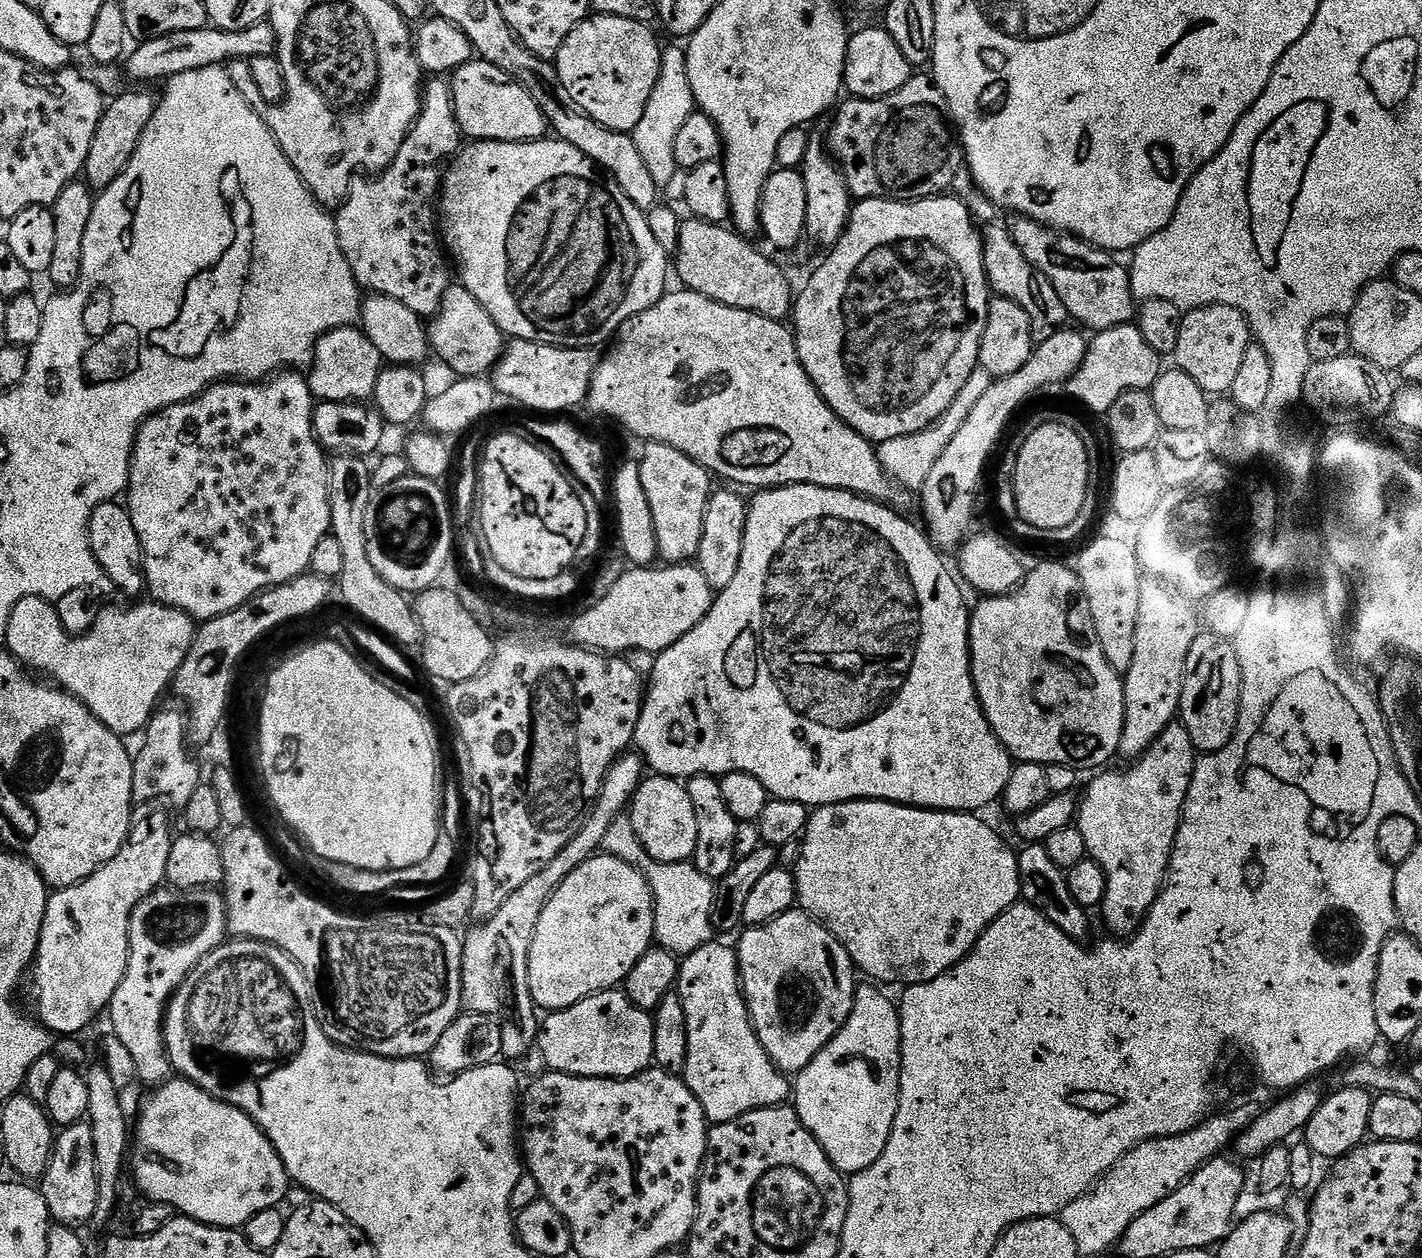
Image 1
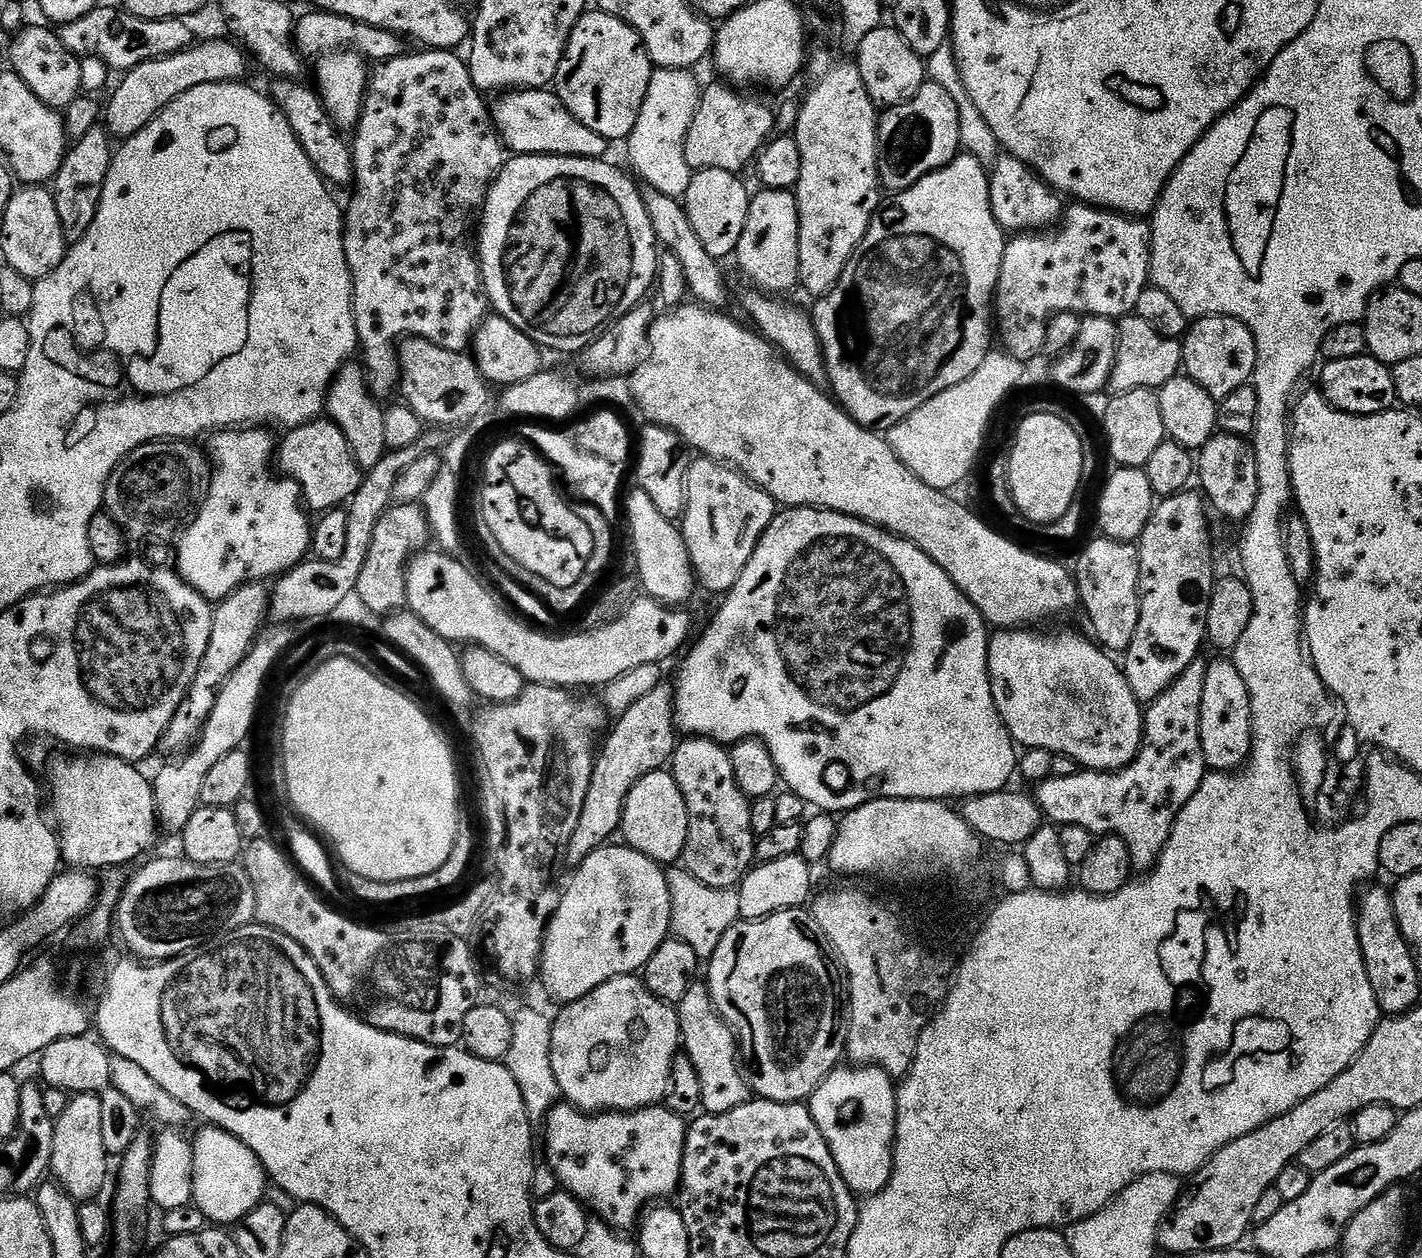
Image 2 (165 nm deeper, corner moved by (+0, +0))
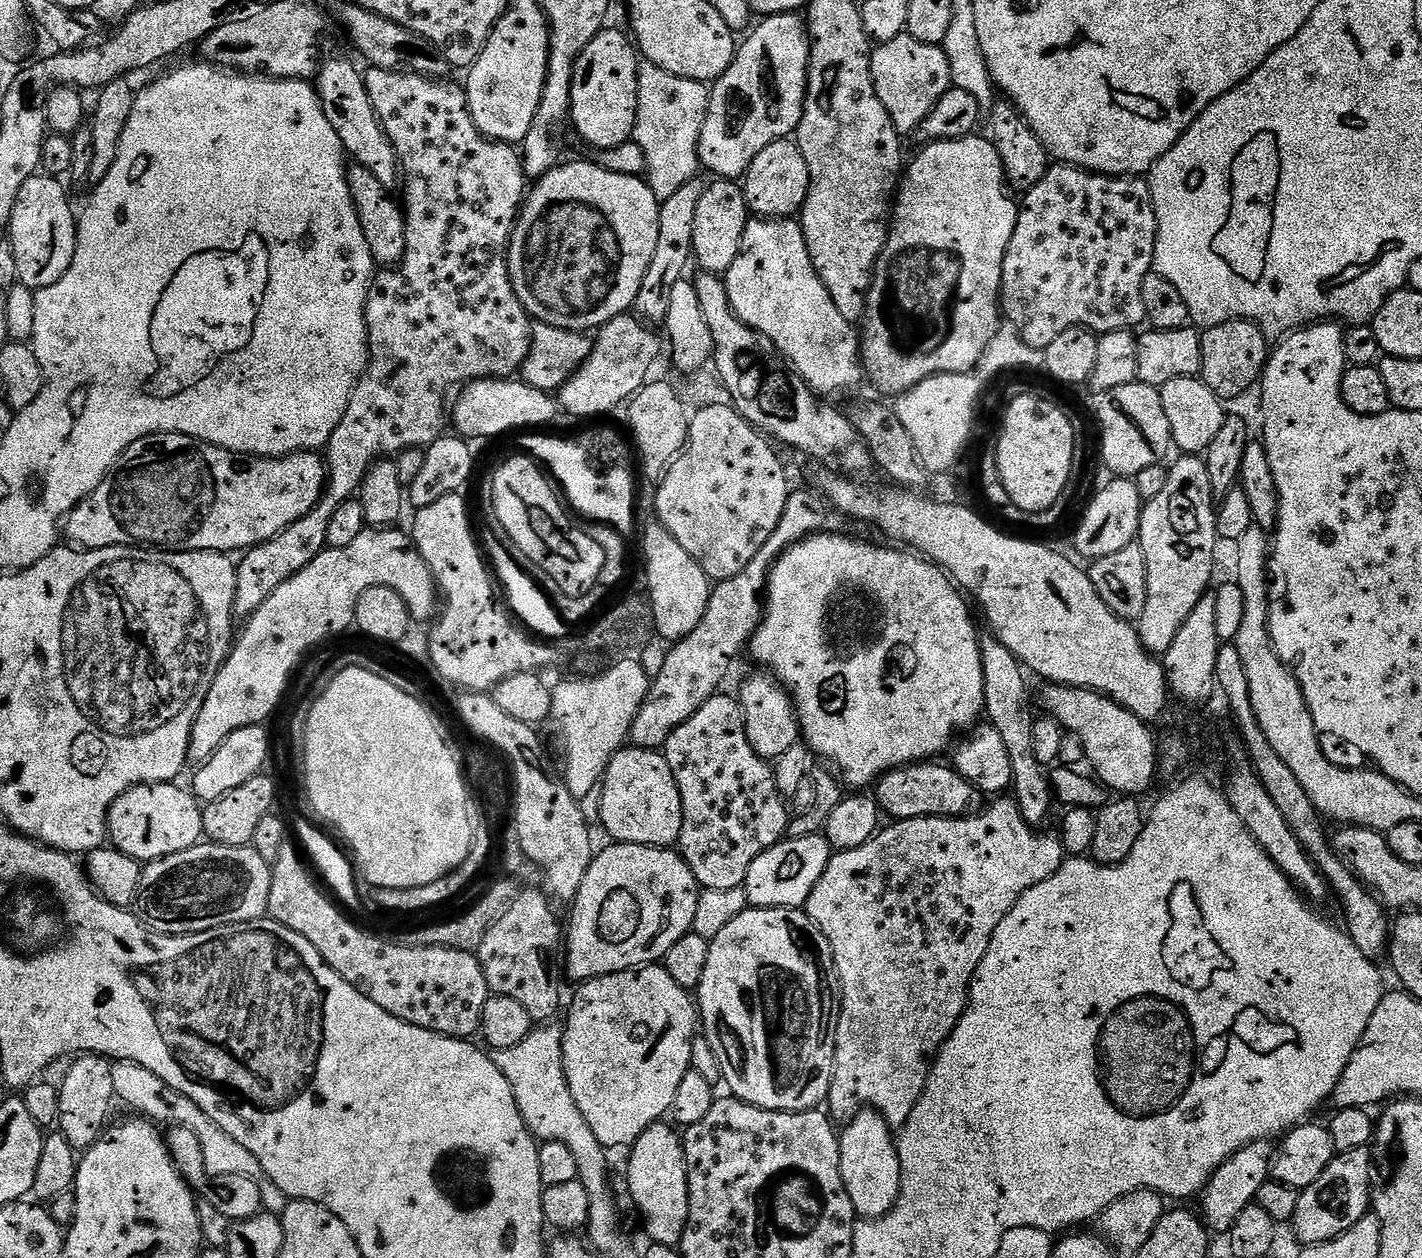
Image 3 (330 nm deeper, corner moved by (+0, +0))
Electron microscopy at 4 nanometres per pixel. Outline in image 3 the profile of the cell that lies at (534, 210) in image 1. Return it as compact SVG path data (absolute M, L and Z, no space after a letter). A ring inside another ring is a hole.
M576 160L573 164L564 164L564 162L557 163L556 167L551 168L545 176L539 177L535 181L536 184L527 189L524 203L520 205L520 214L516 217L516 225L512 231L512 237L508 243L508 273L510 274L510 282L514 286L514 294L518 294L518 302L522 302L522 306L528 311L529 316L533 321L541 324L549 324L550 326L558 326L562 330L570 330L571 332L583 332L585 334L591 333L591 328L595 330L603 329L605 324L610 323L614 318L625 315L635 305L638 297L640 297L640 291L642 290L642 278L646 278L646 266L650 266L650 258L654 258L654 250L658 247L658 218L660 217L661 201L656 199L654 190L650 190L647 179L639 176L631 176L630 174L614 174L610 170L606 170L601 164L588 160Z

